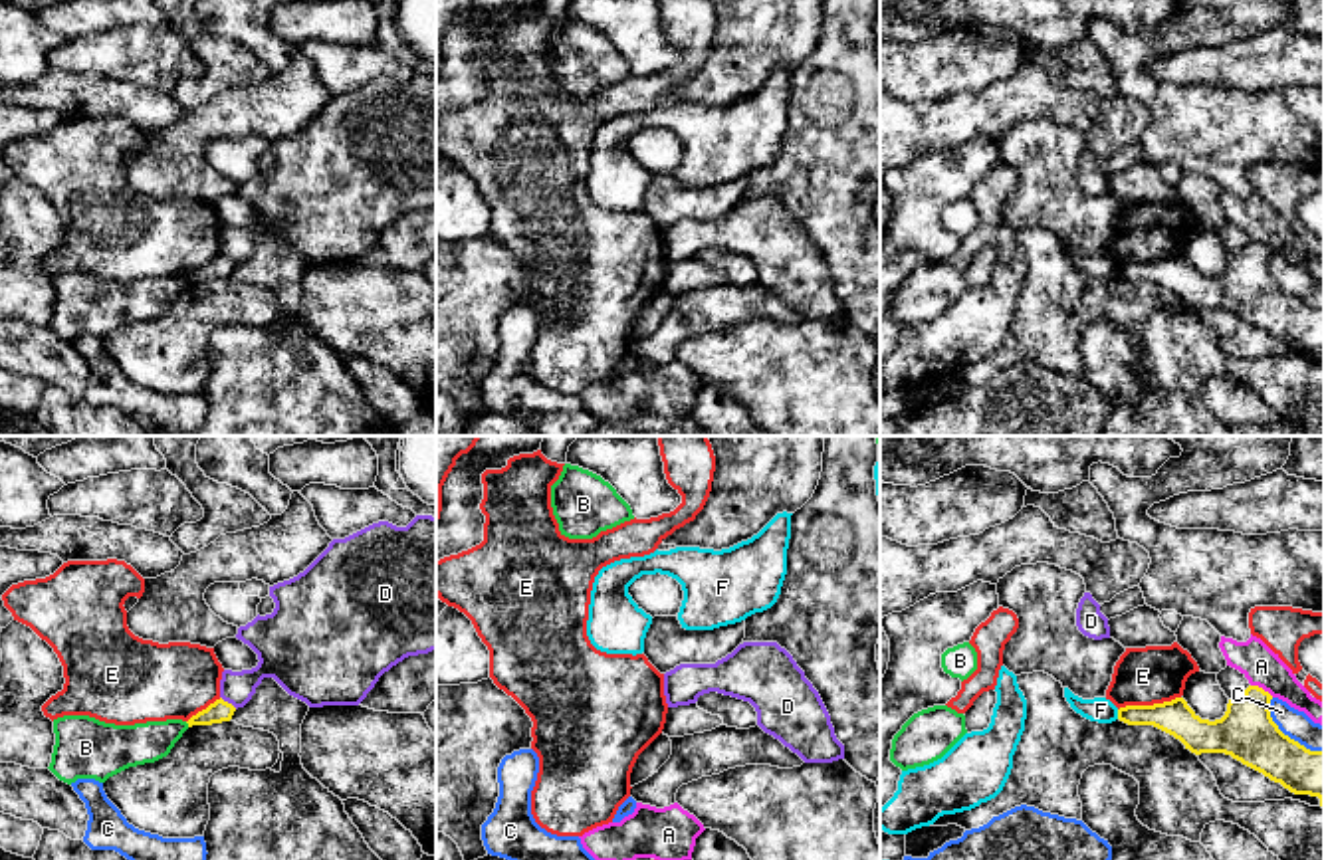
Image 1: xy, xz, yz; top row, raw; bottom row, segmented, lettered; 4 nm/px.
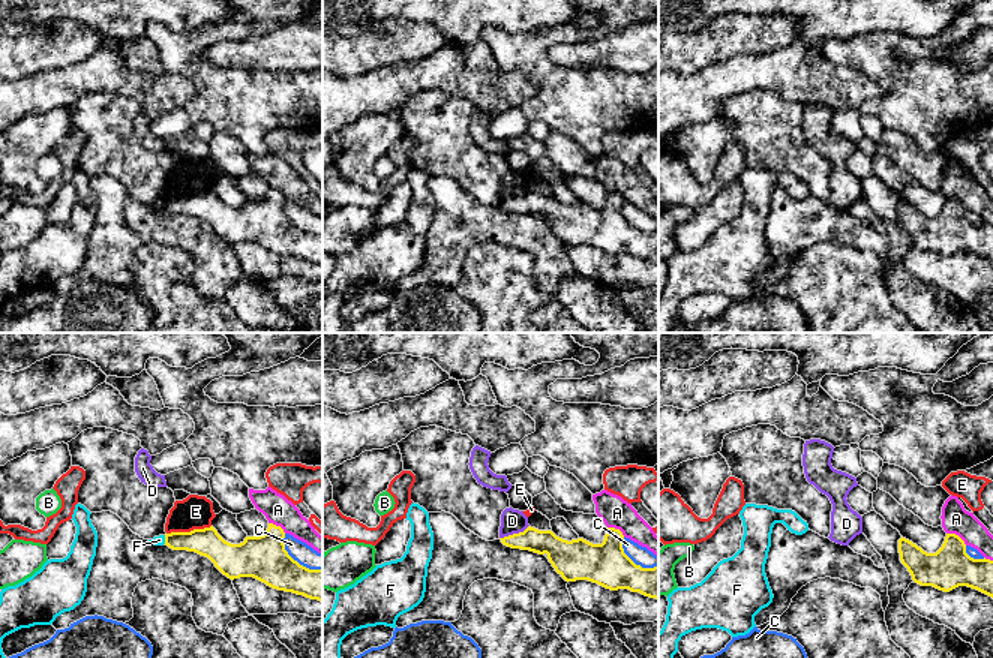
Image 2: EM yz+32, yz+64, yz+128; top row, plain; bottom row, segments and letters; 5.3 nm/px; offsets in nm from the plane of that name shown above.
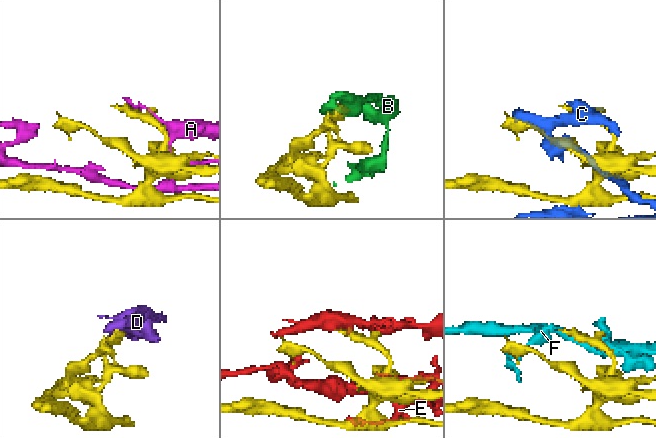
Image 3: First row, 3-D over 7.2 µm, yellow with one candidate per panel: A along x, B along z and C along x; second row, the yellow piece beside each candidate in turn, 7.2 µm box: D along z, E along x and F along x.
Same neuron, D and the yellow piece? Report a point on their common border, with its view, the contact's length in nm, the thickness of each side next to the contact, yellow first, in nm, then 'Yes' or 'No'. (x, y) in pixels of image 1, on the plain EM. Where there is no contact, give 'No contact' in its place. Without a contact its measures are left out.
Touches yellow at xy (226, 258). Shared border 90 nm. Thickness 90 nm (yellow) against 140 nm. No

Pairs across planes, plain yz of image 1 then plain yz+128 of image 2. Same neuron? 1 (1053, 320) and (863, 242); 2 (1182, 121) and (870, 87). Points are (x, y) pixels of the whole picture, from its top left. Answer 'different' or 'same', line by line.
1: same
2: different

